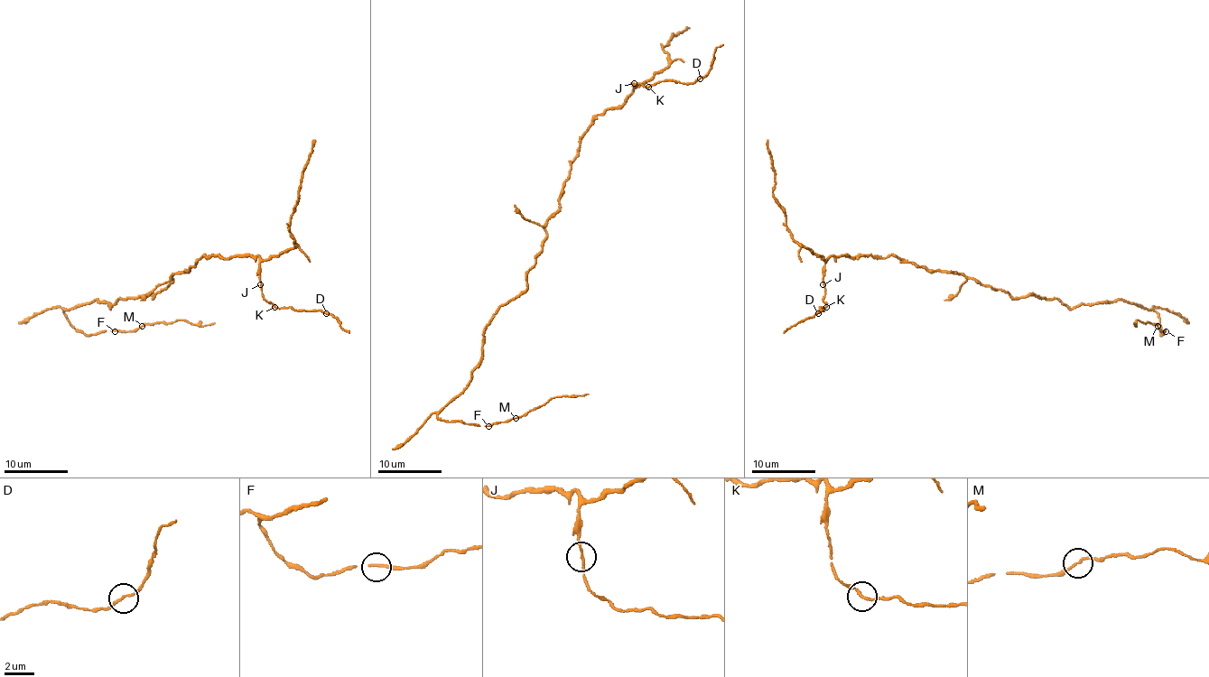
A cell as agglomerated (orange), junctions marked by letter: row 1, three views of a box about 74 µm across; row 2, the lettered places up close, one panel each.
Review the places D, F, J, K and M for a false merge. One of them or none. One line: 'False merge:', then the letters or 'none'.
False merge: none

